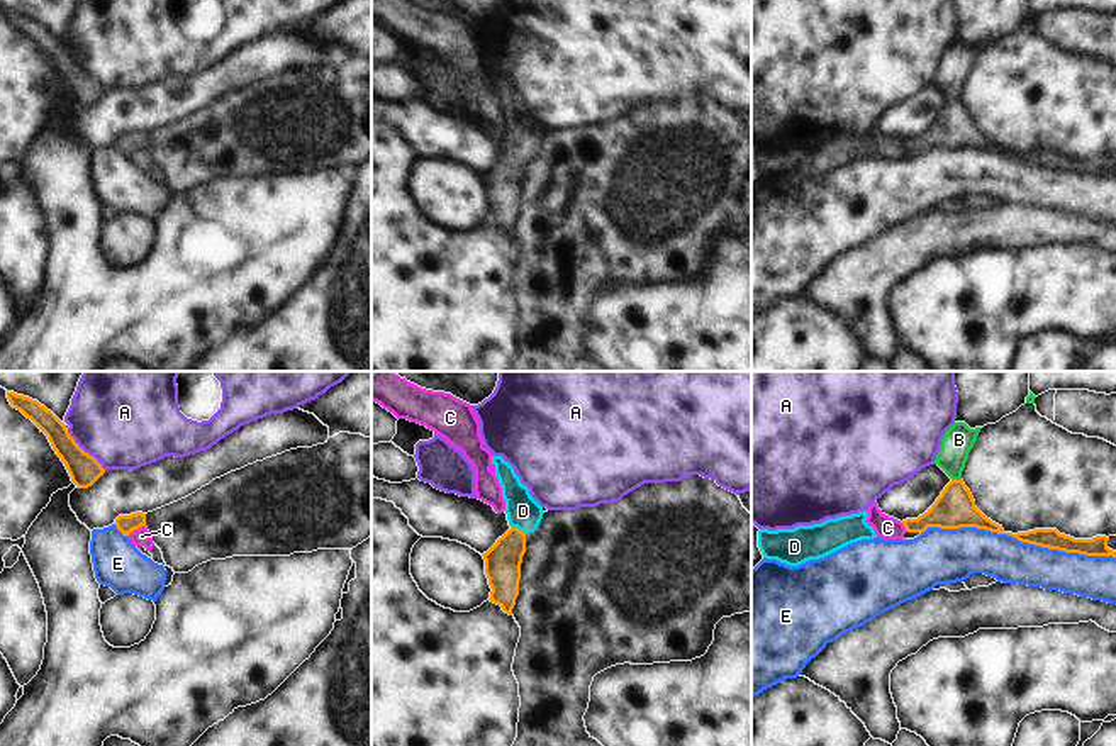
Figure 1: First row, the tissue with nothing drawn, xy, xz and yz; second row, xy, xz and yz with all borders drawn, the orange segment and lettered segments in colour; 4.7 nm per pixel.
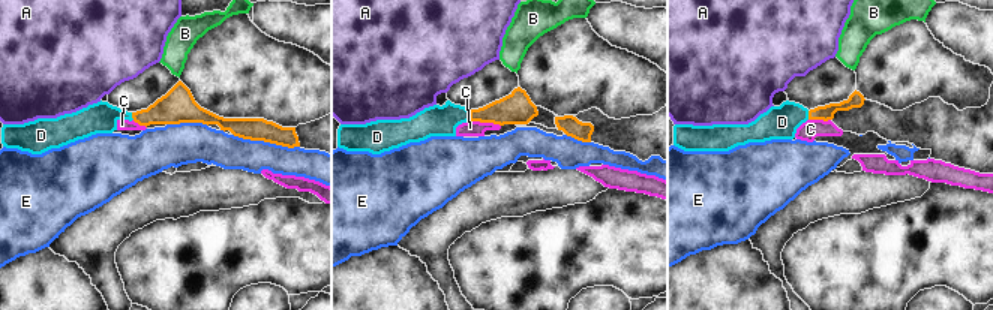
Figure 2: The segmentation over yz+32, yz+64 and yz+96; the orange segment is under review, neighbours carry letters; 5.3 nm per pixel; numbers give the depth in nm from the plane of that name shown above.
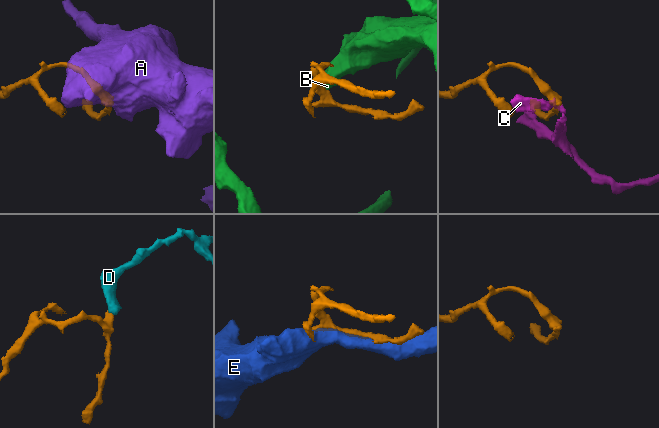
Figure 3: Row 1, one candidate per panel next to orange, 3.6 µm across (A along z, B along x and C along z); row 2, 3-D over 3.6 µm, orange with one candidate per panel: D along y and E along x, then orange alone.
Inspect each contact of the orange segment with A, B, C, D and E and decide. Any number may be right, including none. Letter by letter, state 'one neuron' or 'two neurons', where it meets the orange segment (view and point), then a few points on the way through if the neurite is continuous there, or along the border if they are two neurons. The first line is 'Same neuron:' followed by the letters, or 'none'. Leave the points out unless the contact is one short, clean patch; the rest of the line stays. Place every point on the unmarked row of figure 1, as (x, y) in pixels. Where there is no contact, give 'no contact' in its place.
Same neuron: D
A: two neurons; contact xy (83, 72); border xy (66, 50), (106, 90)
B: two neurons; contact yz (957, 100); border yz (952, 99), (960, 100)
C: two neurons; contact xy (136, 148)
D: one neuron; contact xz (516, 148); way xz (502, 182), (513, 165), (516, 148), (523, 141), (523, 131)
E: two neurons; contact yz (1018, 160)

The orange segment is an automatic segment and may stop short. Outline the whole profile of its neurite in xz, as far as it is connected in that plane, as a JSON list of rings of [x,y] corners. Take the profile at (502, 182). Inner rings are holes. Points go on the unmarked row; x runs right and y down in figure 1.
[[[492,76],[492,85],[495,86],[495,95],[502,107],[511,149],[482,176],[485,180],[485,195],[492,209],[488,220],[512,236],[519,215],[526,156],[538,149],[544,132],[502,76]]]

